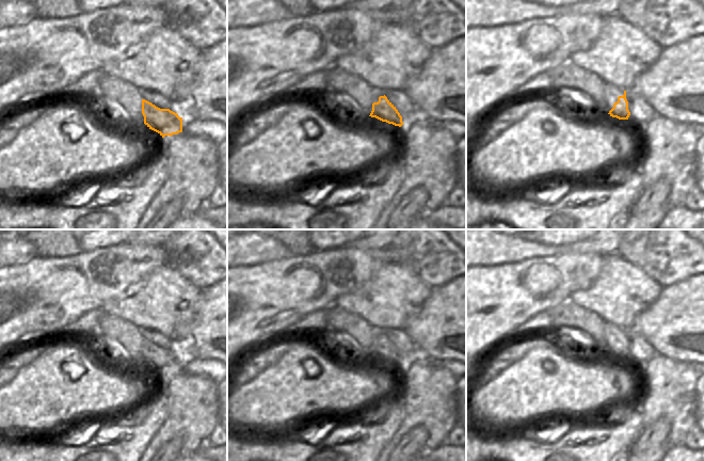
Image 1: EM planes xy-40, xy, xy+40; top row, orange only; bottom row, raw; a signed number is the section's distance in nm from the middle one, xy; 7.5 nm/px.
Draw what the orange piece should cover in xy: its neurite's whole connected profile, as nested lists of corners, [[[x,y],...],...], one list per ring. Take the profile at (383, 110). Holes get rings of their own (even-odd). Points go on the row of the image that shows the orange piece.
[[[372,88],[372,111],[369,116],[375,117],[382,122],[401,127],[403,125],[402,116],[396,107],[384,95],[383,90]]]

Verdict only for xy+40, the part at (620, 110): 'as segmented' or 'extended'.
extended

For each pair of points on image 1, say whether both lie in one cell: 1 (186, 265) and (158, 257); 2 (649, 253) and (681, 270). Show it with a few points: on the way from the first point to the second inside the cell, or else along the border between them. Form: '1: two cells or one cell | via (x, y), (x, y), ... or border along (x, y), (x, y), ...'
1: two cells | border along (162, 245), (168, 264)
2: one cell | via (656, 253), (664, 253), (673, 263)

